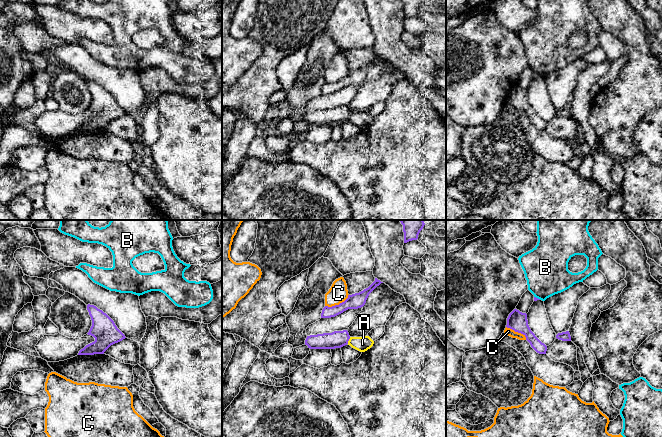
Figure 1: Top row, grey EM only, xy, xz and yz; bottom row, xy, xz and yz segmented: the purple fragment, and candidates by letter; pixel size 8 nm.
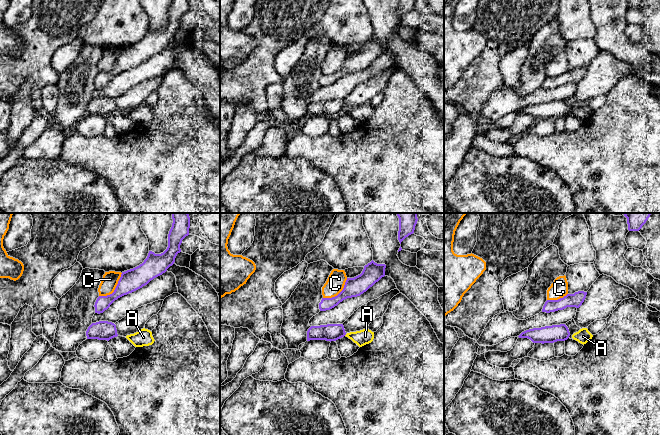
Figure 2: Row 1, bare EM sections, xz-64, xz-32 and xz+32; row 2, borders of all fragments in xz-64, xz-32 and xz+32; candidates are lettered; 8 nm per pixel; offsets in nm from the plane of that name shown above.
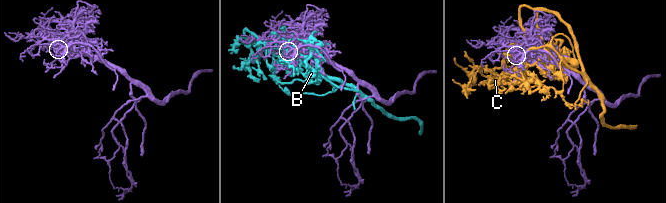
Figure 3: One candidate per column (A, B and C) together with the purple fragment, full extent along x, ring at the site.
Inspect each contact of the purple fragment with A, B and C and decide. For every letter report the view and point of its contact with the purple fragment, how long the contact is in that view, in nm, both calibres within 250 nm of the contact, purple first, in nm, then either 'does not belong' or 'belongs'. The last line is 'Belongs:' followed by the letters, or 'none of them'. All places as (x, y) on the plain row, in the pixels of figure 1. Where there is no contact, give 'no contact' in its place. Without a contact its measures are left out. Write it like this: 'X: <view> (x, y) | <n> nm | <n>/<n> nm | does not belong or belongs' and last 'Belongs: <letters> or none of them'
A: xz (348, 116) | 60 nm | 140/120 nm | belongs
B: yz (537, 74) | 60 nm | 30/360 nm | does not belong
C: xz (337, 81) | 220 nm | 120/160 nm | does not belong
Belongs: A

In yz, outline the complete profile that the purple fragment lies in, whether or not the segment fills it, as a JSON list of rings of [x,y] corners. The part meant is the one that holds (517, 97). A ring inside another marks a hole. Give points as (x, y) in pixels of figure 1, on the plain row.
[[[514,85],[507,94],[507,104],[521,109],[526,113],[526,116],[530,119],[531,123],[539,130],[546,130],[547,122],[542,119],[535,110],[531,107],[527,90],[522,89],[517,85]]]

